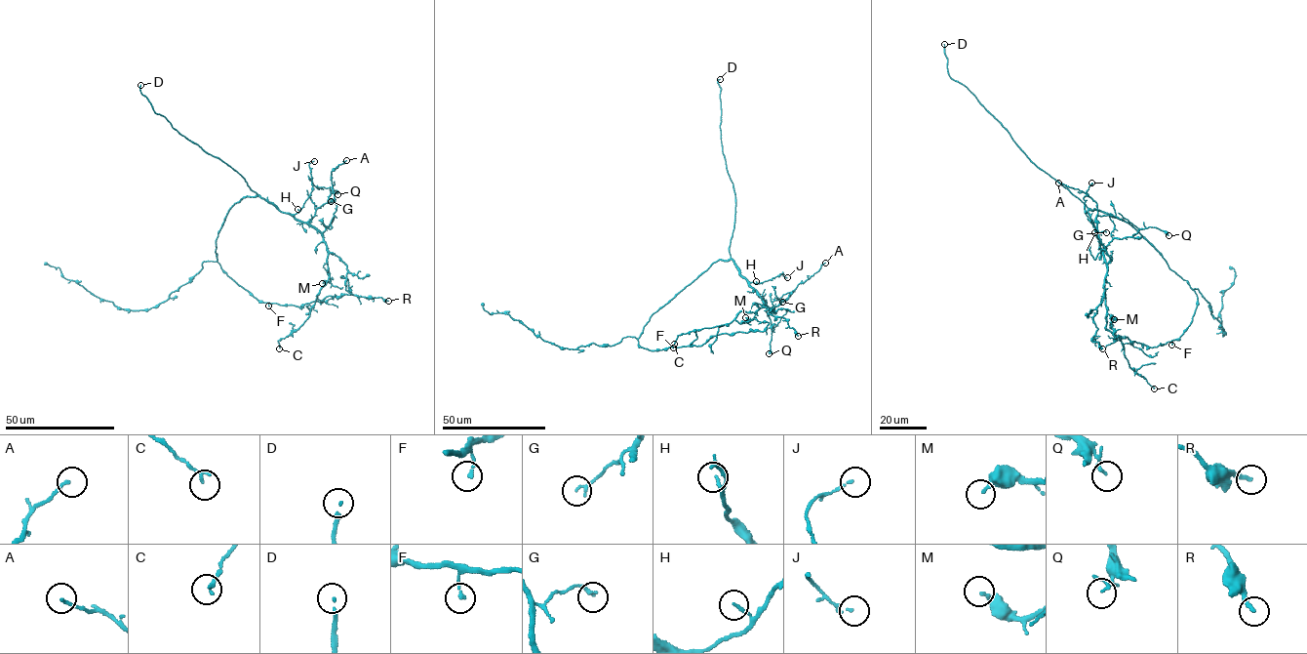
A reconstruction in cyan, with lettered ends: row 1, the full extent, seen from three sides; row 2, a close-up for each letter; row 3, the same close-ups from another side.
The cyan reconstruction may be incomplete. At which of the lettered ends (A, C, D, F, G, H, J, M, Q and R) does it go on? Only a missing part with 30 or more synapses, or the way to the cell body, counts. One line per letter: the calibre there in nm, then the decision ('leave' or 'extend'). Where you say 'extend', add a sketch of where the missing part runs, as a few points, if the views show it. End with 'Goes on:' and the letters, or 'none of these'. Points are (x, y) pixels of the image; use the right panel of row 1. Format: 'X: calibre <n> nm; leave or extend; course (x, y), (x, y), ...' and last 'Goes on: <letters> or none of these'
A: calibre 140 nm; leave
C: calibre 140 nm; leave
D: calibre 130 nm; extend; course (944, 44), (937, 36), (925, 37)
F: calibre 150 nm; leave
G: calibre 150 nm; leave
H: calibre 120 nm; leave
J: calibre 90 nm; leave
M: calibre 220 nm; leave
Q: calibre 90 nm; leave
R: calibre 200 nm; leave
Goes on: D

